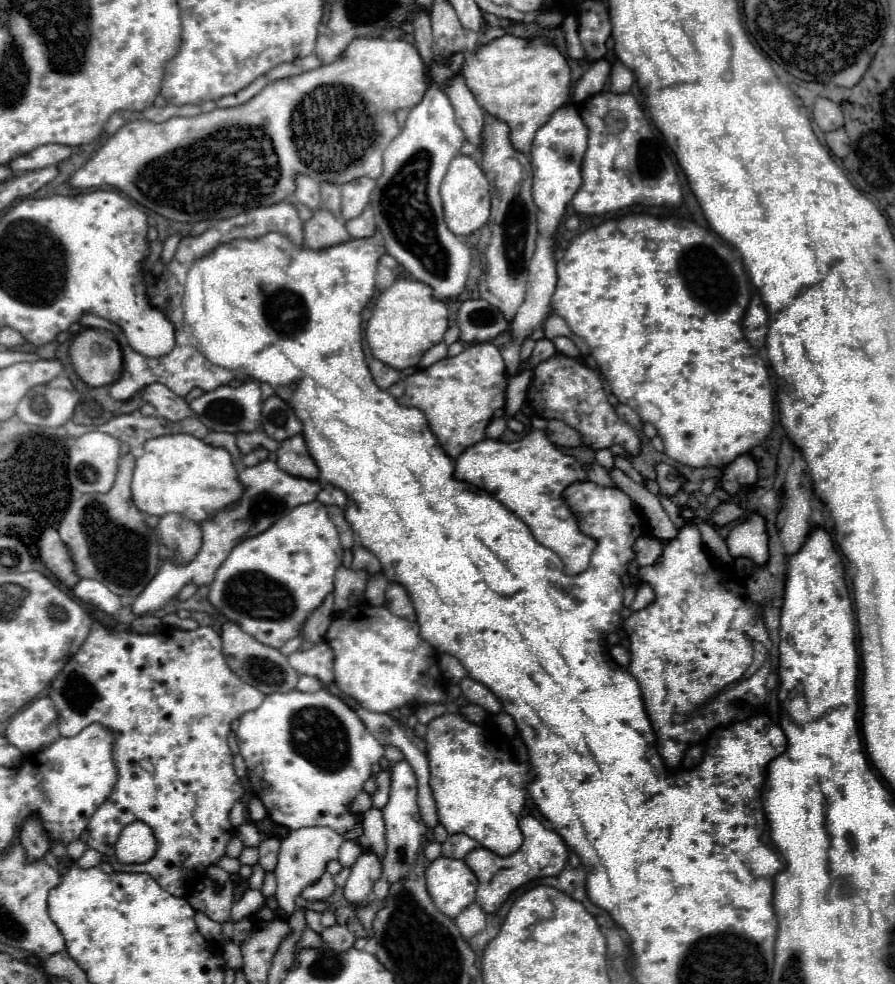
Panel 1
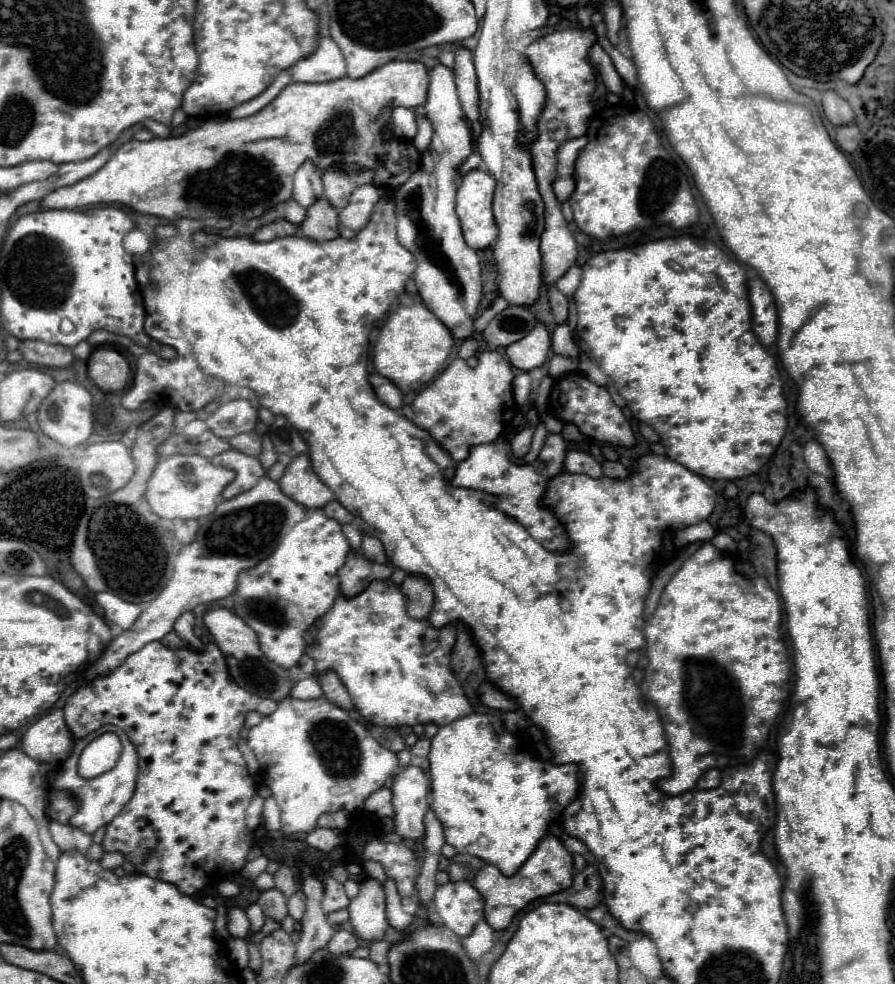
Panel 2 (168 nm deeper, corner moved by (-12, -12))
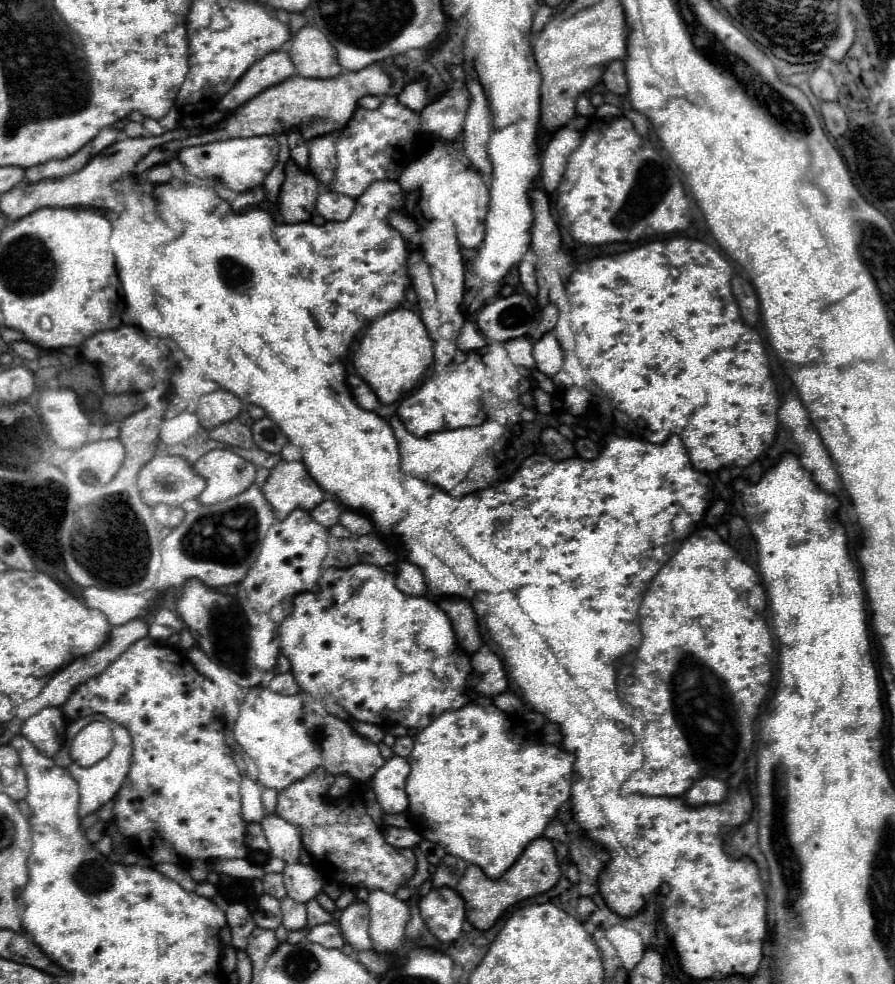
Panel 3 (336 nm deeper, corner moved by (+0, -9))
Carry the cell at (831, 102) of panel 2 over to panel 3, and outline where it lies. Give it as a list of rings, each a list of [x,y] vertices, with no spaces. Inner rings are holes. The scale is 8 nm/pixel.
[[[816,69],[810,75],[810,89],[820,101],[838,101],[838,89],[834,85],[834,79],[824,69]]]

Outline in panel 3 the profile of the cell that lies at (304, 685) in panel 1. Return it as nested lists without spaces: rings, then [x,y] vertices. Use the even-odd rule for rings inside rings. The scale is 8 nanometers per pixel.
[[[280,673],[280,675],[276,675],[276,677],[270,681],[268,687],[270,687],[272,691],[276,691],[276,693],[282,693],[282,695],[294,695],[294,693],[300,691],[300,687],[298,687],[298,683],[294,681],[292,673]]]

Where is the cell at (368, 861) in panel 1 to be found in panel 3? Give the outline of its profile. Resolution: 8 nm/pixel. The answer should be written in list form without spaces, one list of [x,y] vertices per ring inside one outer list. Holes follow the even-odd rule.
[[[354,901],[340,915],[340,929],[344,939],[356,949],[364,951],[370,949],[370,935],[368,935],[368,907],[364,901]]]

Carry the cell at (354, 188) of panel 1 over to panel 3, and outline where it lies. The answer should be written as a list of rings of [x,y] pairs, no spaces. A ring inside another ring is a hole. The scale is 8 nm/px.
[[[324,191],[324,193],[320,193],[320,197],[316,201],[316,211],[326,221],[346,221],[352,215],[354,205],[356,205],[356,199],[352,199],[348,195]]]

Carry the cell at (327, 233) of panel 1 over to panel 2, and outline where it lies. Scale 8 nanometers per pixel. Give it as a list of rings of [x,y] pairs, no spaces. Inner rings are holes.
[[[318,198],[306,208],[306,218],[300,222],[300,234],[314,240],[330,240],[338,236],[338,210],[326,200]]]

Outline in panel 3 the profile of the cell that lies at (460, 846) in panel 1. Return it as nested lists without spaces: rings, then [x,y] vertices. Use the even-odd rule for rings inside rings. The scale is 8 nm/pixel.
[[[446,855],[442,863],[438,865],[436,873],[432,875],[432,885],[434,887],[456,887],[458,879],[464,875],[468,863],[464,859],[458,859],[454,855]]]

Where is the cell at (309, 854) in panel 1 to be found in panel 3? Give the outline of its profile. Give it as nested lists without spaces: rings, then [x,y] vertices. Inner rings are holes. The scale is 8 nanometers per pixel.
[[[284,897],[280,901],[282,907],[282,925],[292,931],[292,929],[302,929],[306,925],[306,907],[292,901],[290,897]]]

